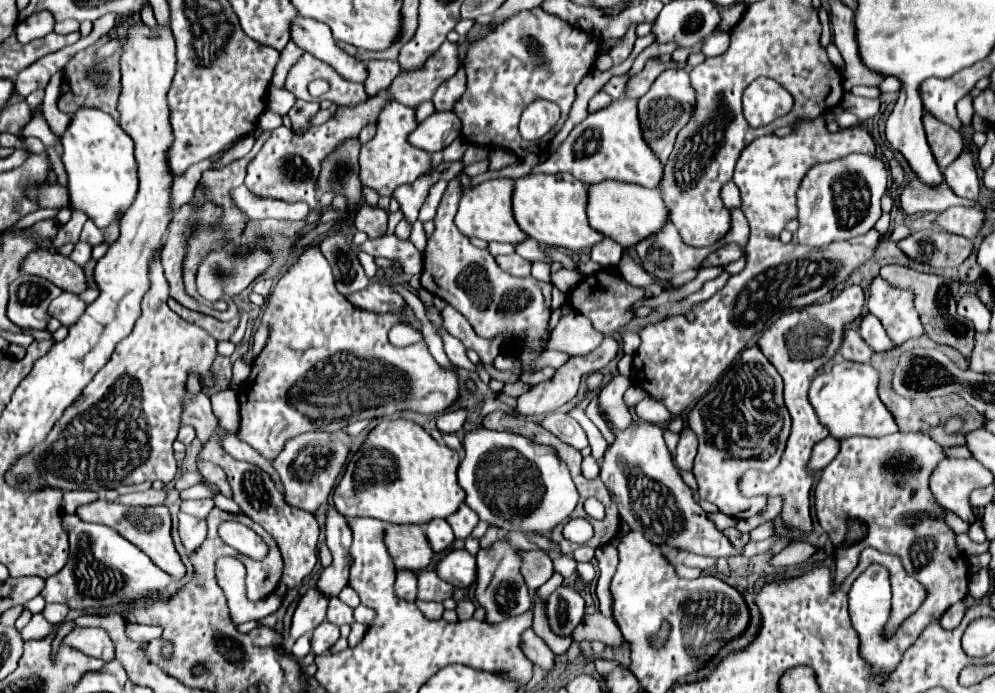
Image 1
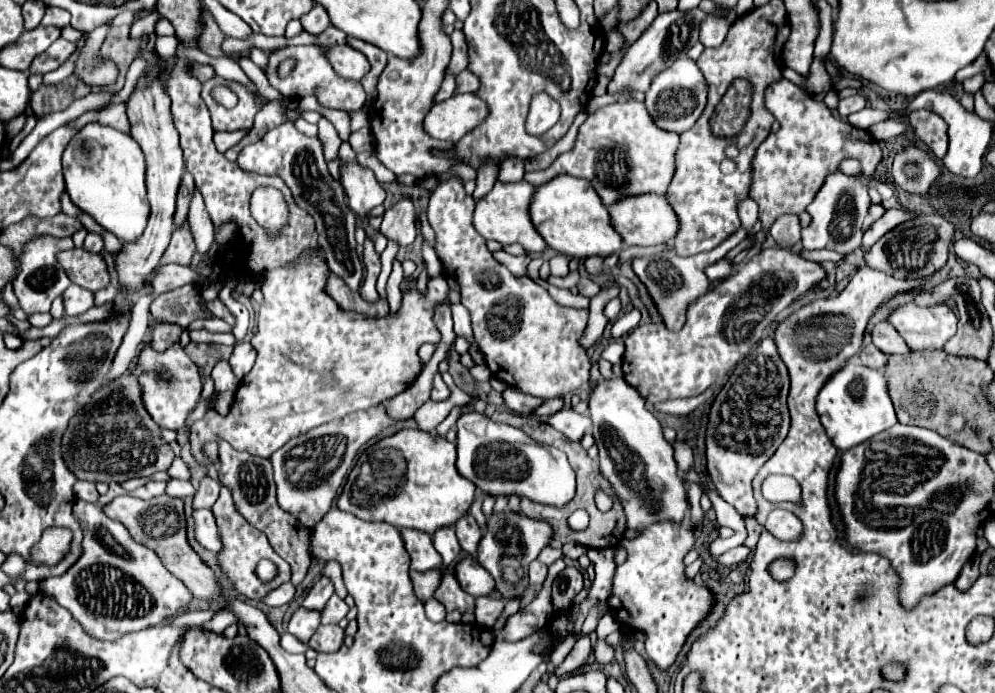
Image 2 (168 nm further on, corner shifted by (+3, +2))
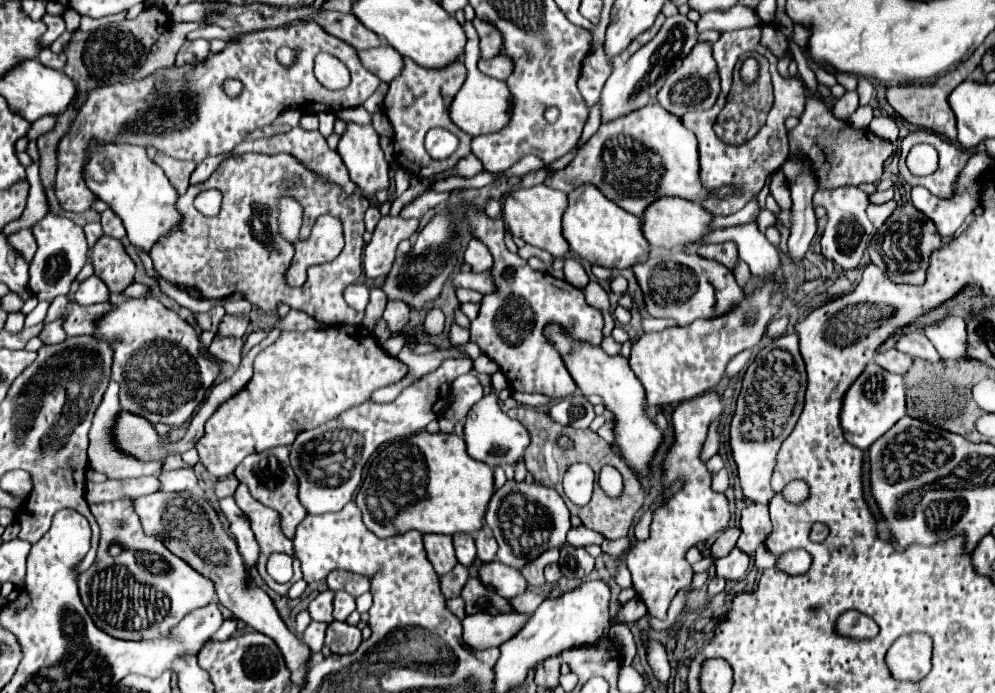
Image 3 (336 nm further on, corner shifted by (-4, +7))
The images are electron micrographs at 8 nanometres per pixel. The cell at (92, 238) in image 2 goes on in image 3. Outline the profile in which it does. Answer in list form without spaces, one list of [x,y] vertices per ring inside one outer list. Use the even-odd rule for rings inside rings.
[[[108,208],[102,212],[102,220],[100,220],[102,228],[104,228],[104,234],[112,236],[112,238],[124,238],[126,236],[126,230],[124,230],[124,224],[122,220]]]

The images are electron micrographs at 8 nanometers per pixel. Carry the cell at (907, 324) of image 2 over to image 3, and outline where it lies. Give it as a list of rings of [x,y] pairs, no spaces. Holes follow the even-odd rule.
[[[948,316],[944,322],[936,326],[926,326],[928,340],[934,344],[934,348],[940,352],[944,360],[960,360],[968,358],[966,354],[966,324],[958,316]]]

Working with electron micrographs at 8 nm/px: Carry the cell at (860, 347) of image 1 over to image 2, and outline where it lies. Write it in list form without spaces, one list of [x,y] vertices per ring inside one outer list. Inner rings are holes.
[[[873,345],[873,347],[869,347],[869,353],[859,353],[859,359],[863,361],[863,365],[867,365],[867,367],[871,367],[871,369],[881,369],[881,367],[885,365],[885,361],[887,361],[887,355],[881,353],[881,351]]]

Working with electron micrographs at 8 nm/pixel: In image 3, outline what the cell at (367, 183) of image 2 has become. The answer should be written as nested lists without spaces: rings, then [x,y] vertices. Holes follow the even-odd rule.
[[[346,122],[346,132],[340,136],[336,150],[342,156],[350,178],[358,184],[364,196],[374,198],[378,190],[386,190],[390,186],[388,162],[372,124],[362,126]]]

